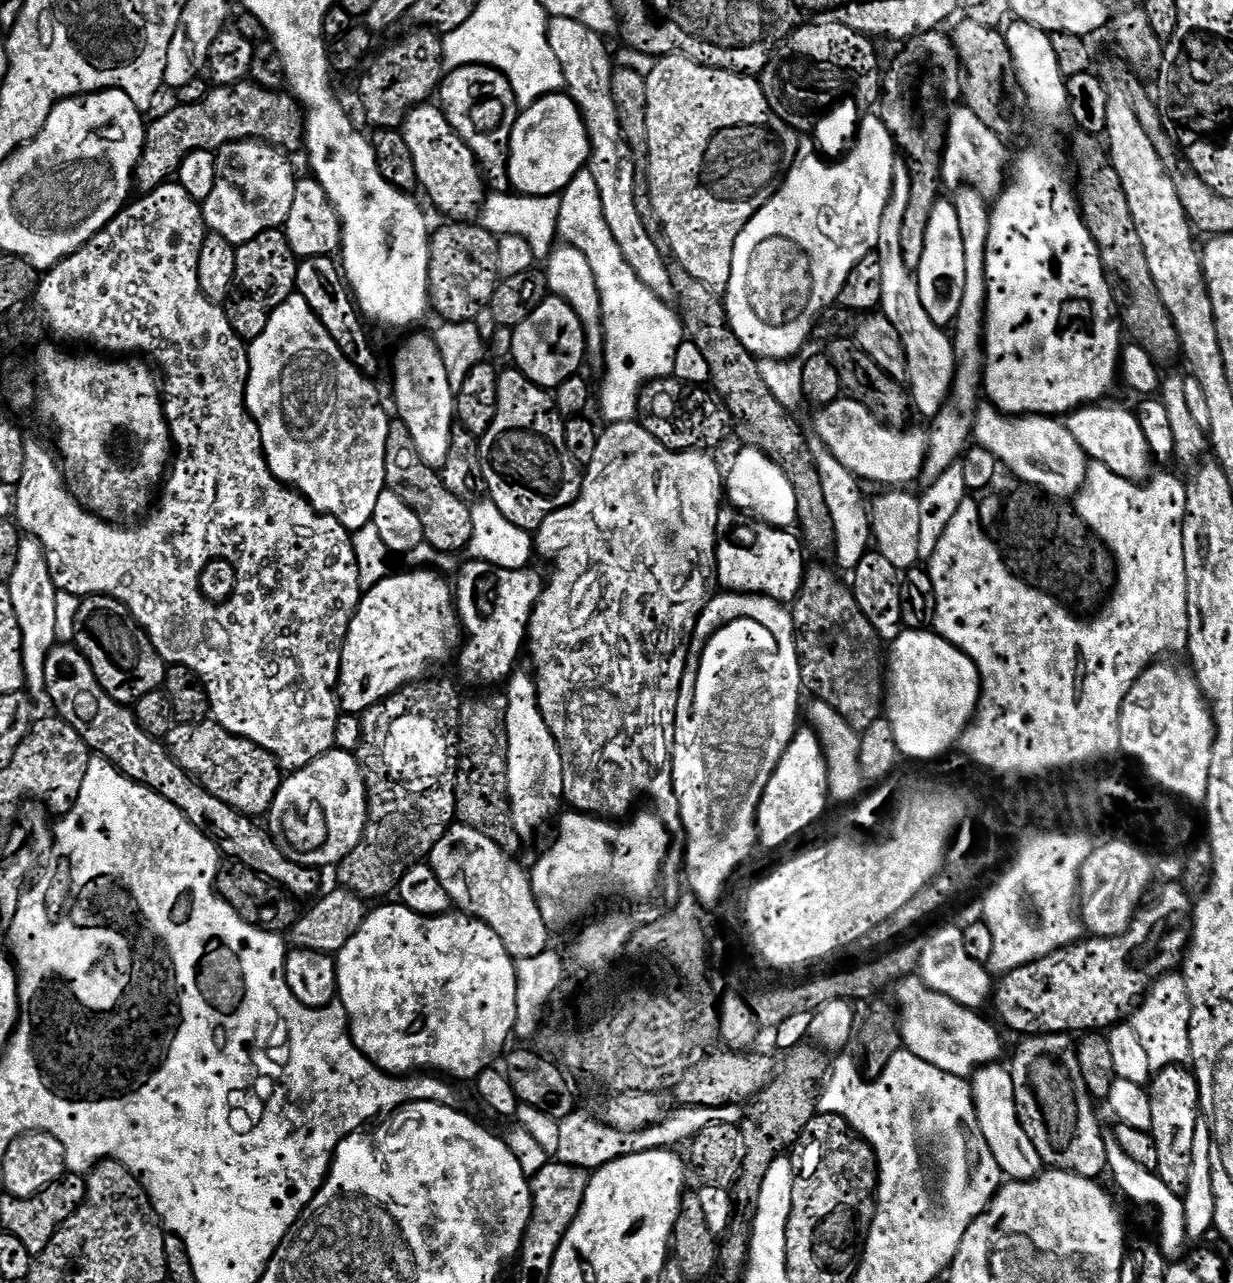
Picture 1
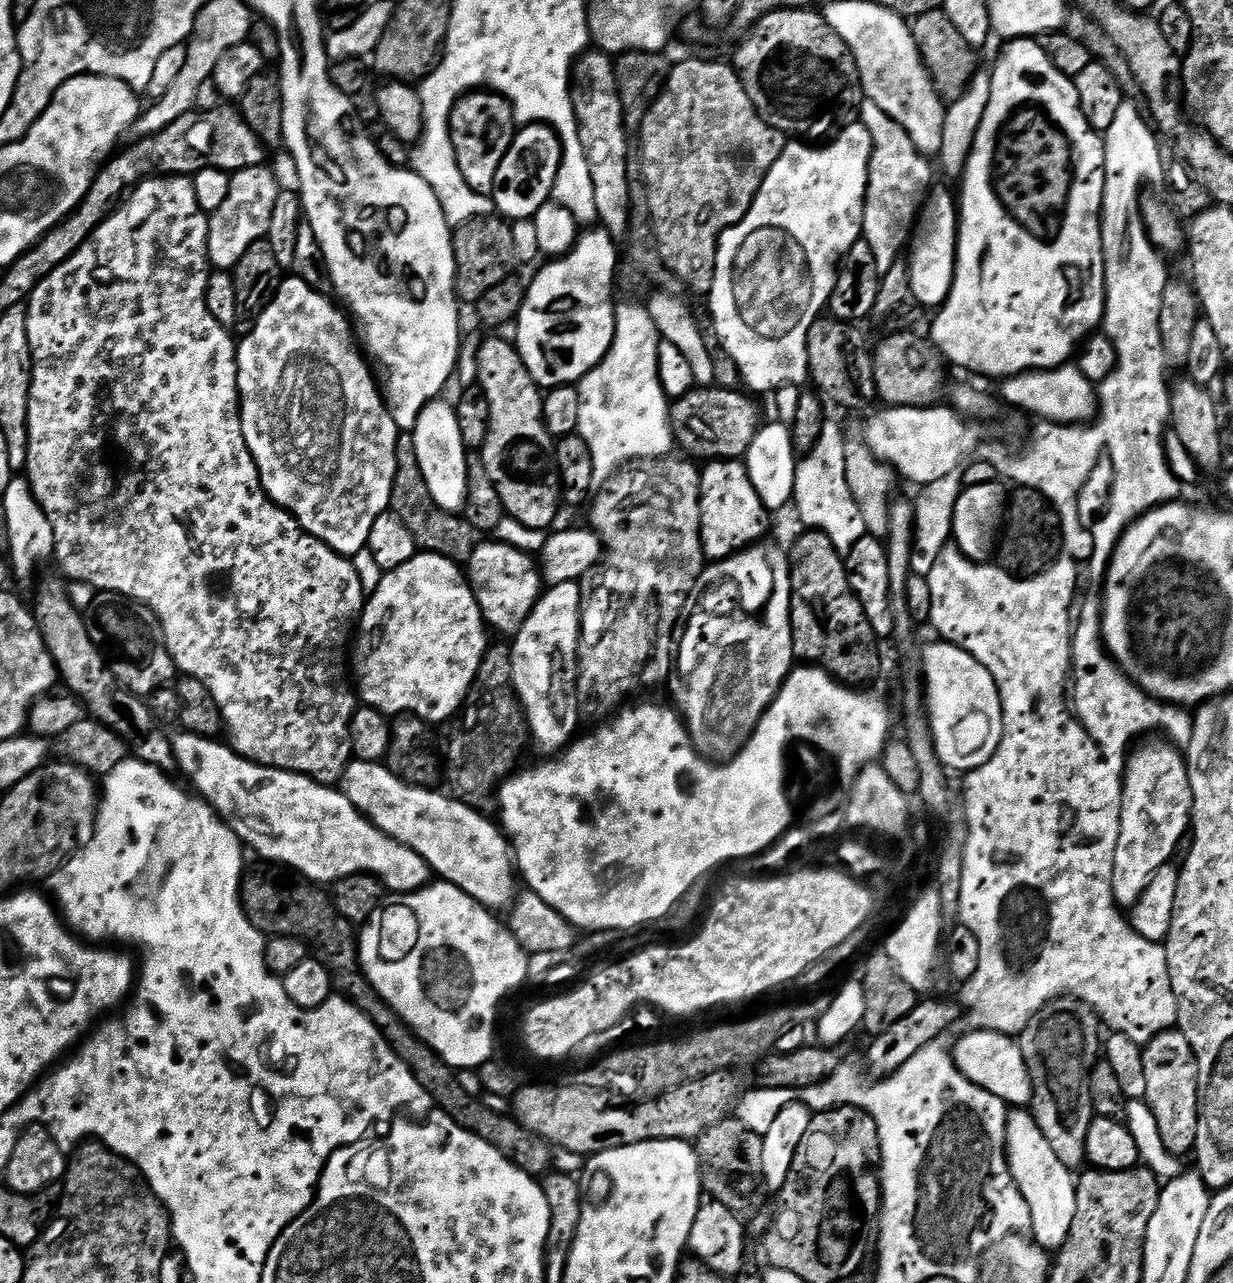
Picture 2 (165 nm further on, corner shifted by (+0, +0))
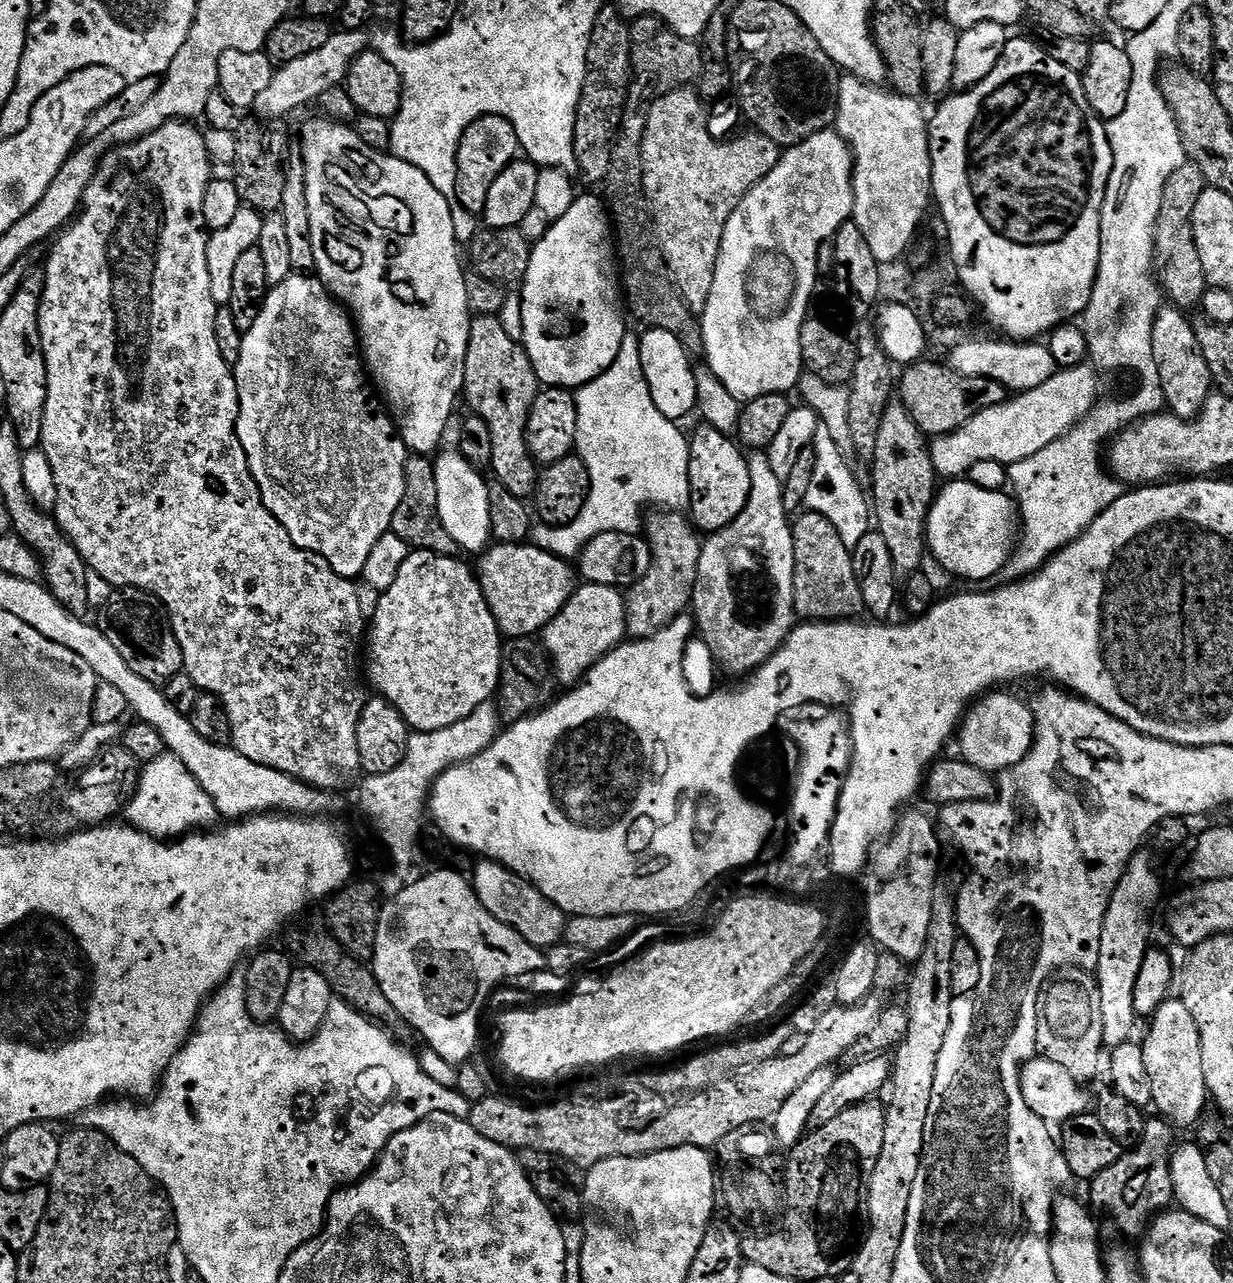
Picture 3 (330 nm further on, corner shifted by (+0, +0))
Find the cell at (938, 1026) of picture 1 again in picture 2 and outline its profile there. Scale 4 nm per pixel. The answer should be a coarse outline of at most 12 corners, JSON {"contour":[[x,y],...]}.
{"contour":[[972,1030],[952,1048],[968,1081],[1027,1107],[1033,1083],[1019,1041]]}

